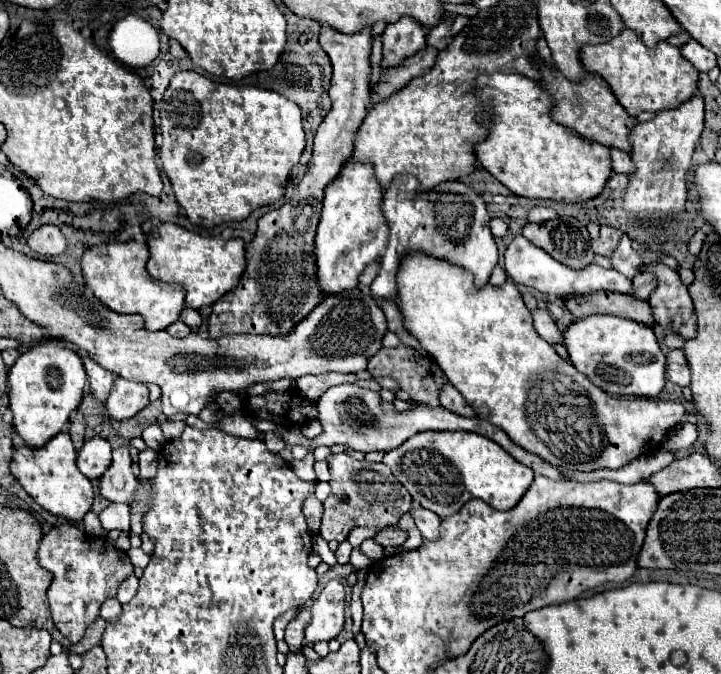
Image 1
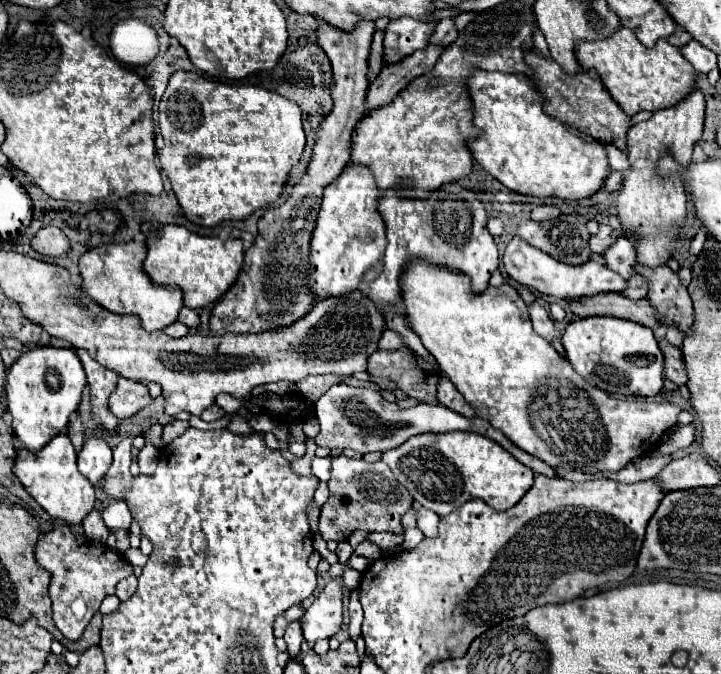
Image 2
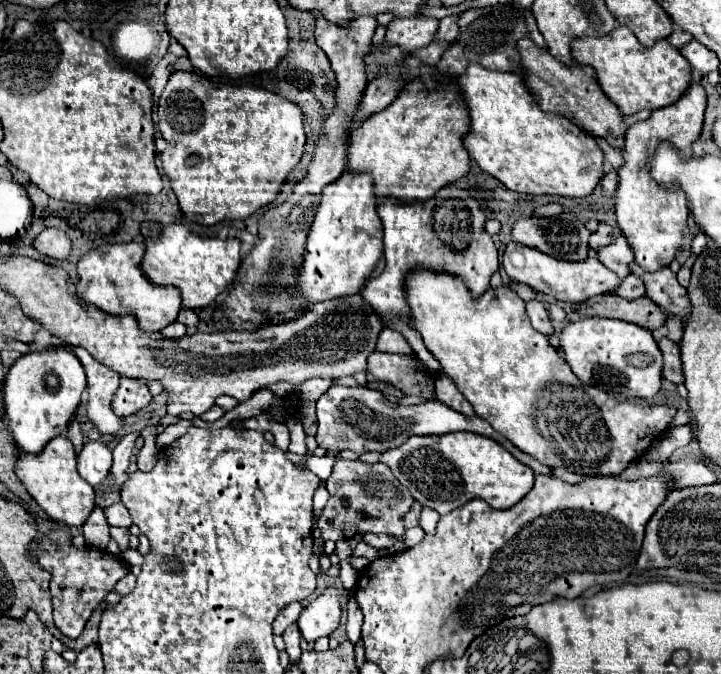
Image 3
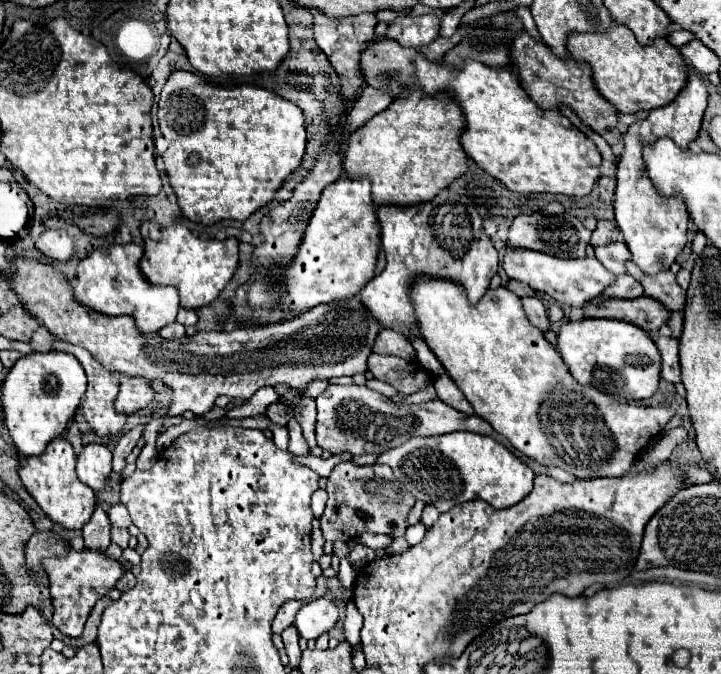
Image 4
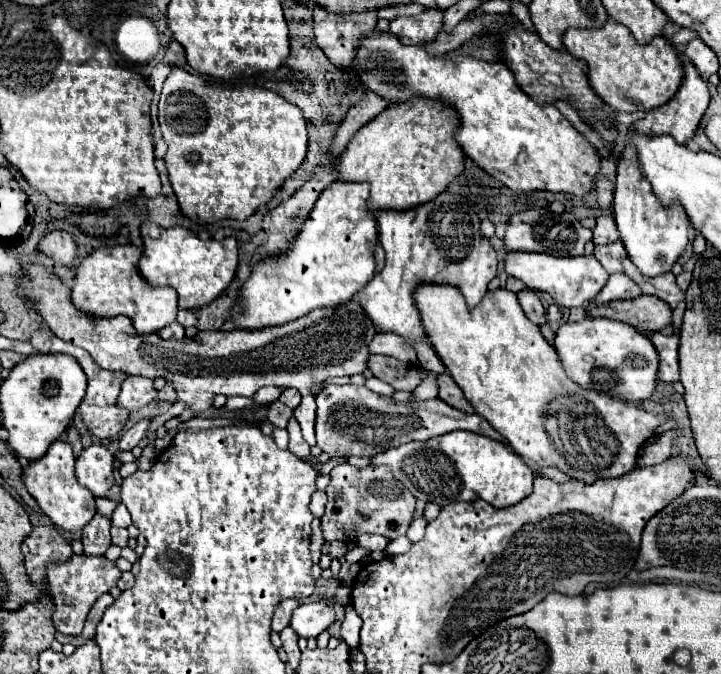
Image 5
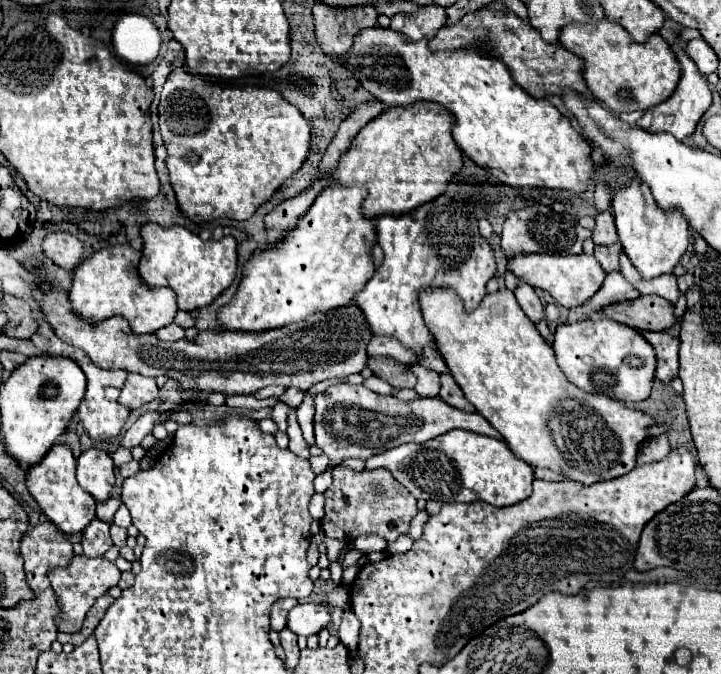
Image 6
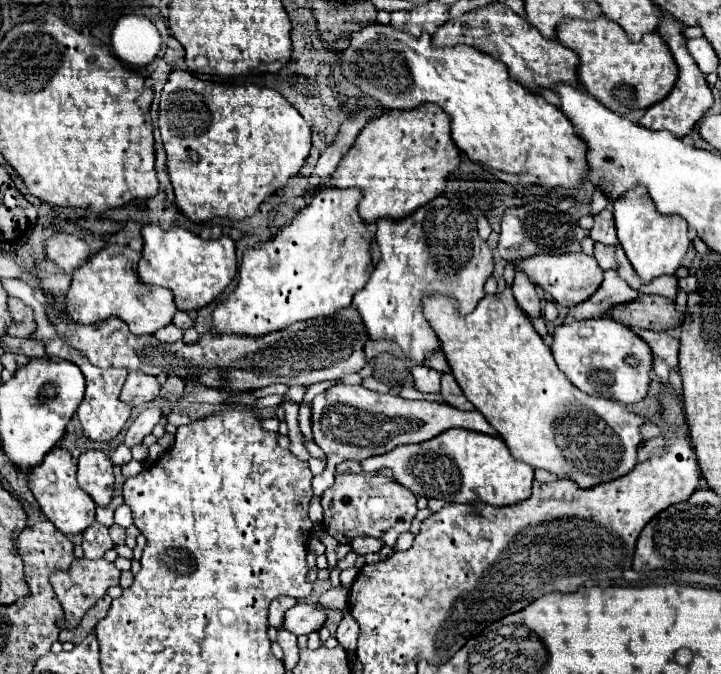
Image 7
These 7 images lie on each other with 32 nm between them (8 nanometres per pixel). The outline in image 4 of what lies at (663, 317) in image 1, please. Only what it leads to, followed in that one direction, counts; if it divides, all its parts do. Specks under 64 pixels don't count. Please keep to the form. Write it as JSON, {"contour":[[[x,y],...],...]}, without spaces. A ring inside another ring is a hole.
{"contour":[[[628,260],[626,262],[626,272],[642,284],[644,294],[660,300],[670,312],[680,310],[684,306],[686,292],[676,284],[676,276],[670,270],[668,272],[658,272],[656,276],[644,276],[640,272],[640,268],[636,268],[636,264],[632,264],[632,260]]]}

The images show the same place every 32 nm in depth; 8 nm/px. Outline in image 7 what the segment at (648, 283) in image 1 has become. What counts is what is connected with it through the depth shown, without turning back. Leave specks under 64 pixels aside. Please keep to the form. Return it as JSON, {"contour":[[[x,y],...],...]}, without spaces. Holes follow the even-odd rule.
{"contour":[[[614,270],[604,272],[604,280],[600,288],[594,292],[592,298],[584,300],[582,304],[568,310],[568,318],[572,320],[586,320],[586,318],[600,318],[608,316],[614,306],[626,304],[630,300],[636,300],[638,292],[630,288]]]}

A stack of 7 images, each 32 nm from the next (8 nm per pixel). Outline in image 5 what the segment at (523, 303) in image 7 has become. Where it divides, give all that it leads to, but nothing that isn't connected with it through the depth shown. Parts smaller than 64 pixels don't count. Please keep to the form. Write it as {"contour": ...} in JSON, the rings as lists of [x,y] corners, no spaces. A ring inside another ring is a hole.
{"contour":[[[524,288],[518,294],[518,302],[522,306],[522,310],[526,312],[526,316],[534,322],[534,324],[544,324],[546,322],[546,312],[544,306],[540,302],[540,298],[532,292],[532,288]]]}

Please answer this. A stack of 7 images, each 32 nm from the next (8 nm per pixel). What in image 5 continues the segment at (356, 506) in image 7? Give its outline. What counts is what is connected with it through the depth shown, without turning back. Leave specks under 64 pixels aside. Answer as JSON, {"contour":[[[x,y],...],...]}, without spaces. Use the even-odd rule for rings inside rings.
{"contour":[[[338,464],[330,472],[330,486],[326,488],[328,502],[322,516],[322,534],[326,540],[354,542],[360,534],[380,534],[396,540],[408,532],[416,510],[416,498],[392,476],[384,466],[356,470],[348,464]]]}

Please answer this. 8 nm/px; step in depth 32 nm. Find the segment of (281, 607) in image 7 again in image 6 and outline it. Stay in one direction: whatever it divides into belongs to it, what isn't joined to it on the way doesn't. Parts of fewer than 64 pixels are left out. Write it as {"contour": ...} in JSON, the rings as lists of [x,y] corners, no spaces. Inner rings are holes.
{"contour":[[[280,598],[272,604],[272,610],[270,610],[270,626],[280,632],[284,626],[286,626],[286,614],[292,606],[296,606],[298,600],[296,598]]]}

